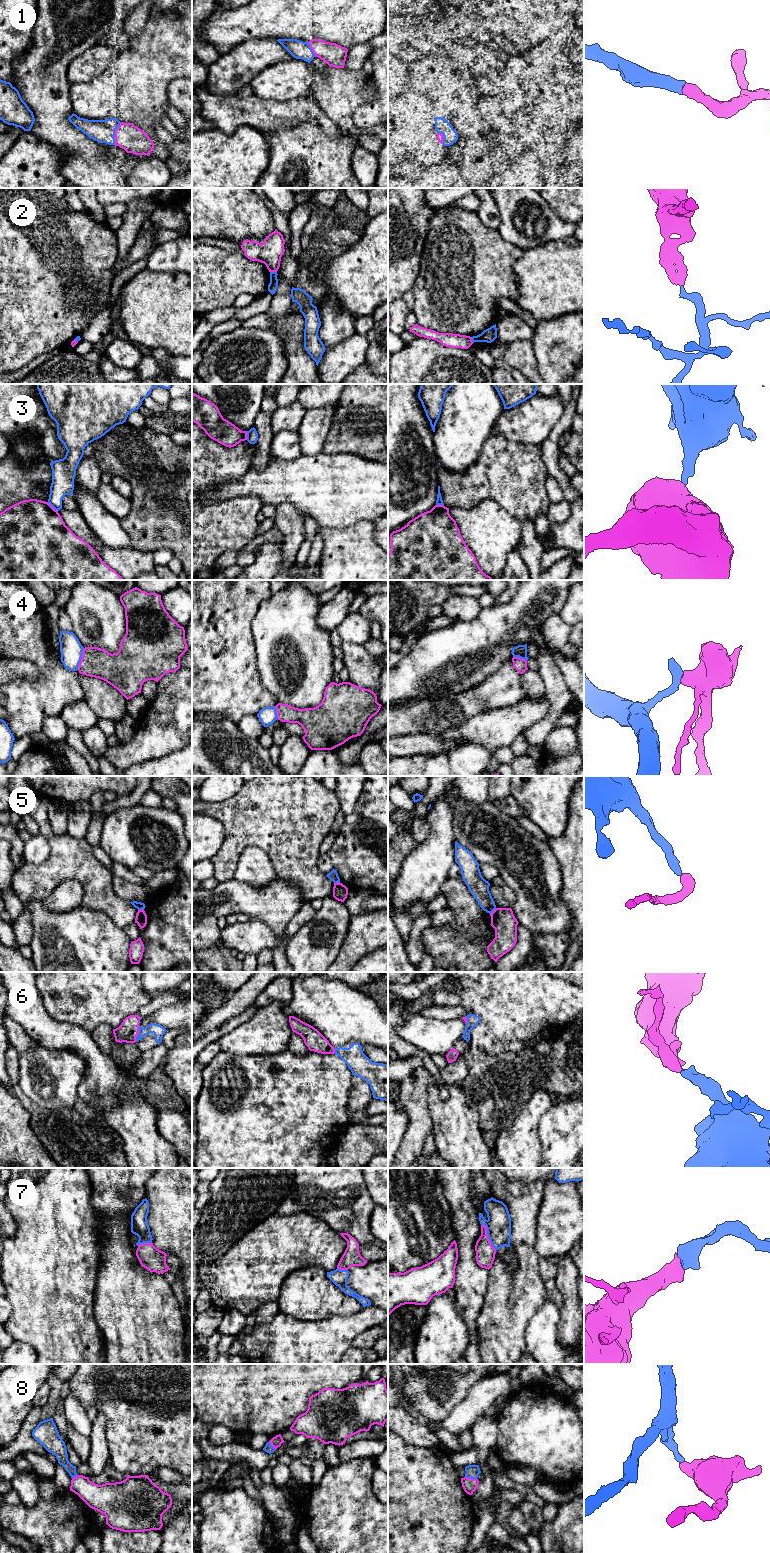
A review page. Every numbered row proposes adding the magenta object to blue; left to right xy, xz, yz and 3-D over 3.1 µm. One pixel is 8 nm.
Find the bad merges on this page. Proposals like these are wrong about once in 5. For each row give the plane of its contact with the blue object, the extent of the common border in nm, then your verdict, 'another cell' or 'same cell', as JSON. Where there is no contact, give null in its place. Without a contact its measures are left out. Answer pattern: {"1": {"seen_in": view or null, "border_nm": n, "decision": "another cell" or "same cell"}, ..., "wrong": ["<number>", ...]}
{"1": {"seen_in": "xy", "border_nm": 190, "decision": "same cell"}, "2": {"seen_in": "xz", "border_nm": 60, "decision": "another cell"}, "3": {"seen_in": "xy", "border_nm": 120, "decision": "another cell"}, "4": {"seen_in": "xy", "border_nm": 190, "decision": "another cell"}, "5": {"seen_in": "yz", "border_nm": 80, "decision": "another cell"}, "6": {"seen_in": "xy", "border_nm": 140, "decision": "same cell"}, "7": {"seen_in": "yz", "border_nm": 240, "decision": "same cell"}, "8": {"seen_in": "yz", "border_nm": 100, "decision": "same cell"}, "wrong": ["2", "3", "4", "5"]}

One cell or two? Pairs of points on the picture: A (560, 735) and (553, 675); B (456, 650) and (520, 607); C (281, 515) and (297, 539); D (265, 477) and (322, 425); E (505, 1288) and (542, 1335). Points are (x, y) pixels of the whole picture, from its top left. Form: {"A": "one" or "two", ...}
{"A": "two", "B": "one", "C": "one", "D": "two", "E": "two"}

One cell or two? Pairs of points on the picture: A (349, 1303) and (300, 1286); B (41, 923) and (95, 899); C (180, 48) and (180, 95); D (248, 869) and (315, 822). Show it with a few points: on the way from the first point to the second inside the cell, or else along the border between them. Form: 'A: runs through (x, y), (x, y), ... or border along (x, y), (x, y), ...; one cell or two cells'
A: runs through (337, 1297), (312, 1296); one cell
B: border along (81, 904), (92, 909), (98, 909), (103, 913); two cells
C: border along (181, 77), (175, 78), (168, 85), (167, 98); two cells
D: border along (245, 847), (261, 848), (270, 860), (276, 875); two cells

